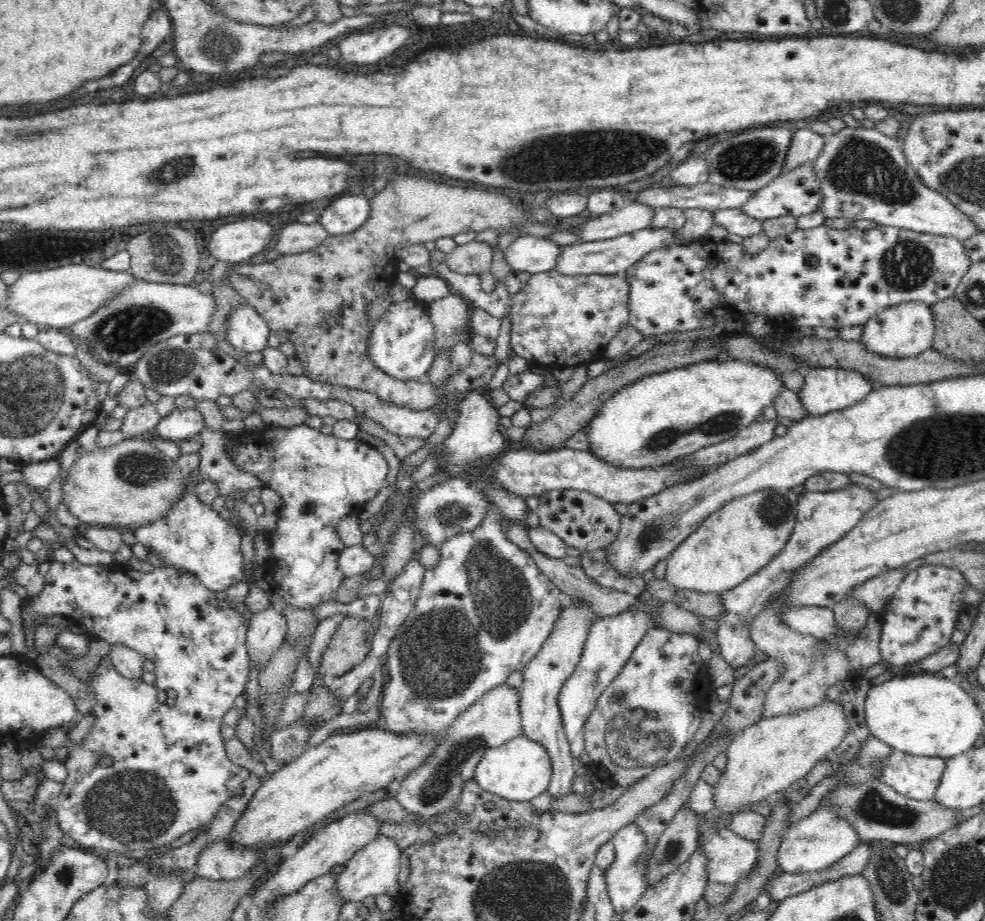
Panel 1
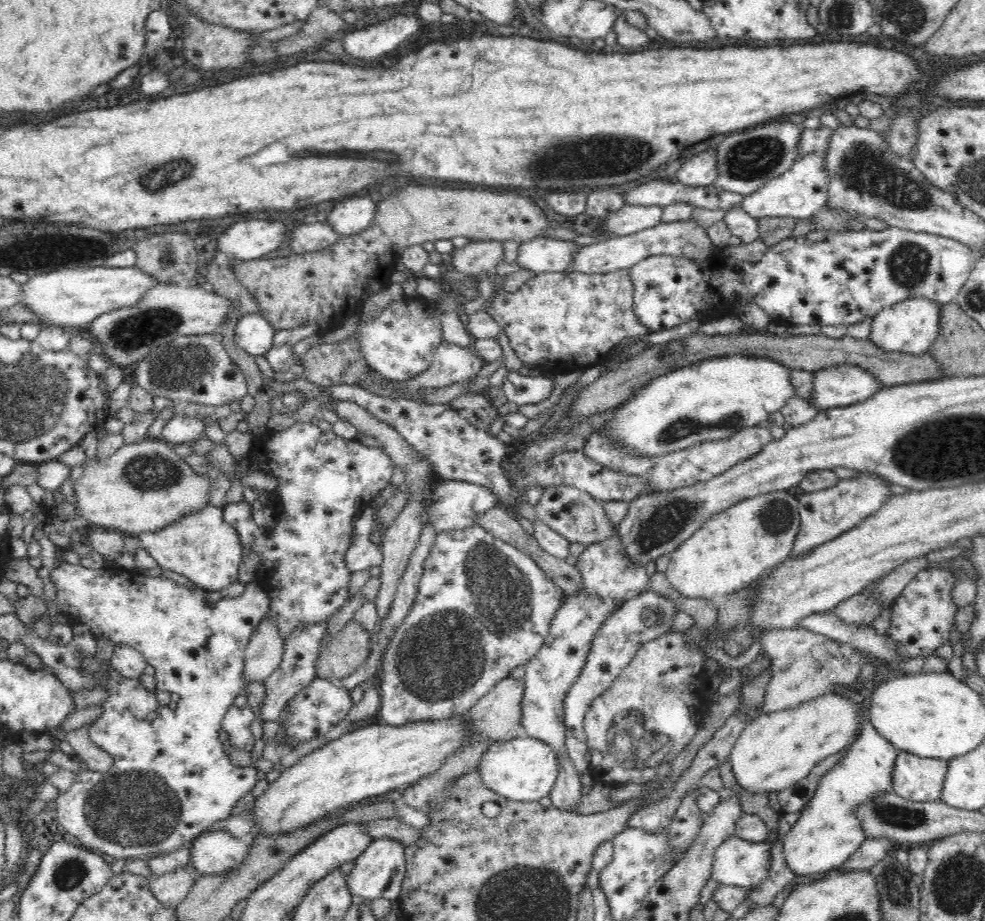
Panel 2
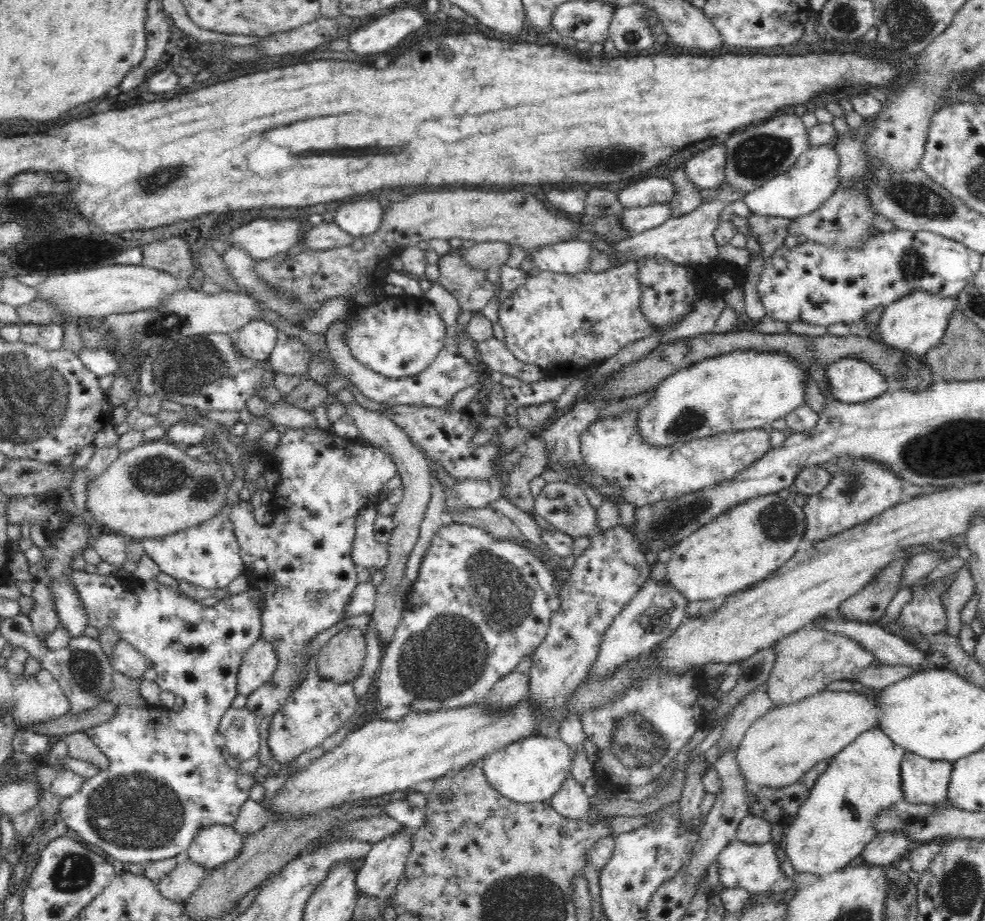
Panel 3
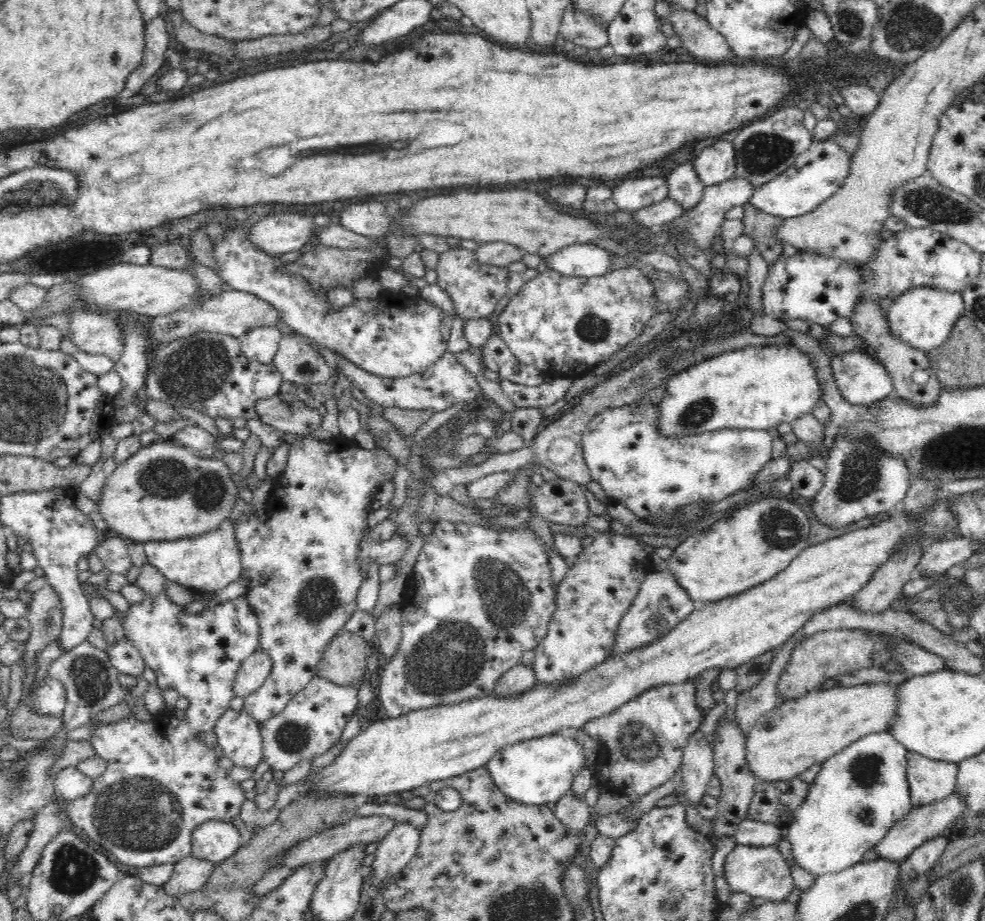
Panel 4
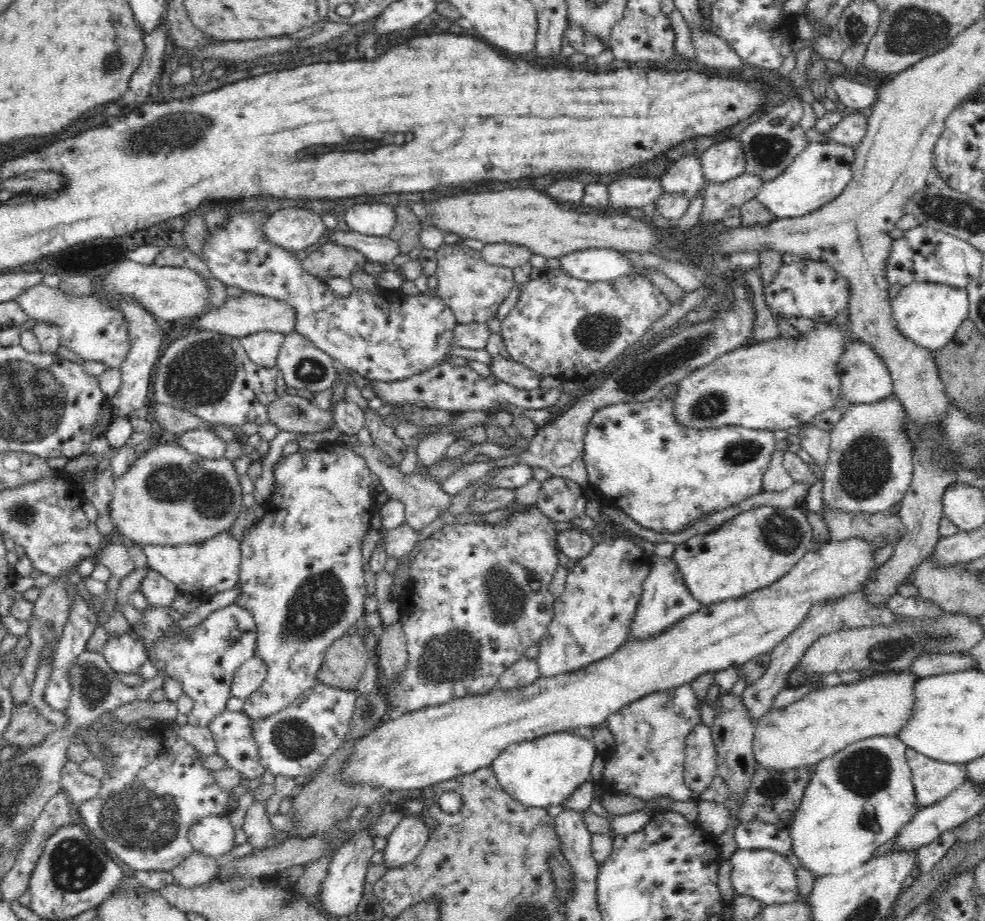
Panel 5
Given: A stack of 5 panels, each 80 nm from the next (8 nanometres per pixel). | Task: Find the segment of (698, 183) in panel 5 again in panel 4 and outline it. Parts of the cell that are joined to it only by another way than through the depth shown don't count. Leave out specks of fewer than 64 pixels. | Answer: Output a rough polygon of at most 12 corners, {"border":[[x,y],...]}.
{"border":[[692,162],[679,164],[665,179],[669,197],[692,210],[706,186]]}

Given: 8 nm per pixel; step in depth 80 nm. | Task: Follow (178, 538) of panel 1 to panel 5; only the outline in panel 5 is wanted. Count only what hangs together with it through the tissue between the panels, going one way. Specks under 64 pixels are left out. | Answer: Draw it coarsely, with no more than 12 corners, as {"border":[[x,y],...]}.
{"border":[[241,544],[143,545],[147,565],[201,603],[237,588]]}

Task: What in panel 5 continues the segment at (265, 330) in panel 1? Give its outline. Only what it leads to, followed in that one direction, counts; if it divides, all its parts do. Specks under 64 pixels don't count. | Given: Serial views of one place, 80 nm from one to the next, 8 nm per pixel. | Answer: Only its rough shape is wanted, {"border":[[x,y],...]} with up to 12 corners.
{"border":[[258,332],[239,340],[248,357],[277,367],[285,336]]}

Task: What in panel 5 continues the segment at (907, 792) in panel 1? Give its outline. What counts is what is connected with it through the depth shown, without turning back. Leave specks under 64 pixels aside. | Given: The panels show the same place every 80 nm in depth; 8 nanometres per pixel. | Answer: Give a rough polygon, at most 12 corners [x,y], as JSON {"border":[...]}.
{"border":[[905,751],[917,802],[940,803],[967,779],[966,763]]}

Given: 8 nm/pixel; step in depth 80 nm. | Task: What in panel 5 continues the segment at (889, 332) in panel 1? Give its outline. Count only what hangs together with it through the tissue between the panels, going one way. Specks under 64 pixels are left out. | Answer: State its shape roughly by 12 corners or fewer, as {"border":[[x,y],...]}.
{"border":[[913,282],[891,301],[906,339],[938,351],[969,320],[968,291]]}

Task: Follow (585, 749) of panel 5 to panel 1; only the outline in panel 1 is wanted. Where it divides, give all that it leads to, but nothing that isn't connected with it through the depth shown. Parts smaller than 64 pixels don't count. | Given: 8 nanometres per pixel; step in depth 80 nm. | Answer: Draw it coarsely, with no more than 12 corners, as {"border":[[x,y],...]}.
{"border":[[523,734],[488,749],[473,778],[506,800],[548,790],[552,761]]}

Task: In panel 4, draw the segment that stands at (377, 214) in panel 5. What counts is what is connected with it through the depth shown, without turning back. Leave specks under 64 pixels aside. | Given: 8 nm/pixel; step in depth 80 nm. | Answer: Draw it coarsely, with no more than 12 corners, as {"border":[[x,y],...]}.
{"border":[[384,202],[343,208],[340,222],[356,234],[376,239],[393,219]]}

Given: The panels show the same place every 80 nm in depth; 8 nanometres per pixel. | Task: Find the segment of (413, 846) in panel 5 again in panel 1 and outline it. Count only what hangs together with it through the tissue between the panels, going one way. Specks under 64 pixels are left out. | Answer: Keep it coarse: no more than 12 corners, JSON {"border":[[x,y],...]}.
{"border":[[380,835],[337,876],[340,901],[398,896],[399,845]]}

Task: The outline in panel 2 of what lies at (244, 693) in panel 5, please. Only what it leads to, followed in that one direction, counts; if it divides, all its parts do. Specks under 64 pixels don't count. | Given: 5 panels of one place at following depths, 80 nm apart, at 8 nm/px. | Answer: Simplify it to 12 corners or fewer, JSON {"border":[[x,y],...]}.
{"border":[[262,618],[245,650],[243,688],[282,662],[276,623]]}

